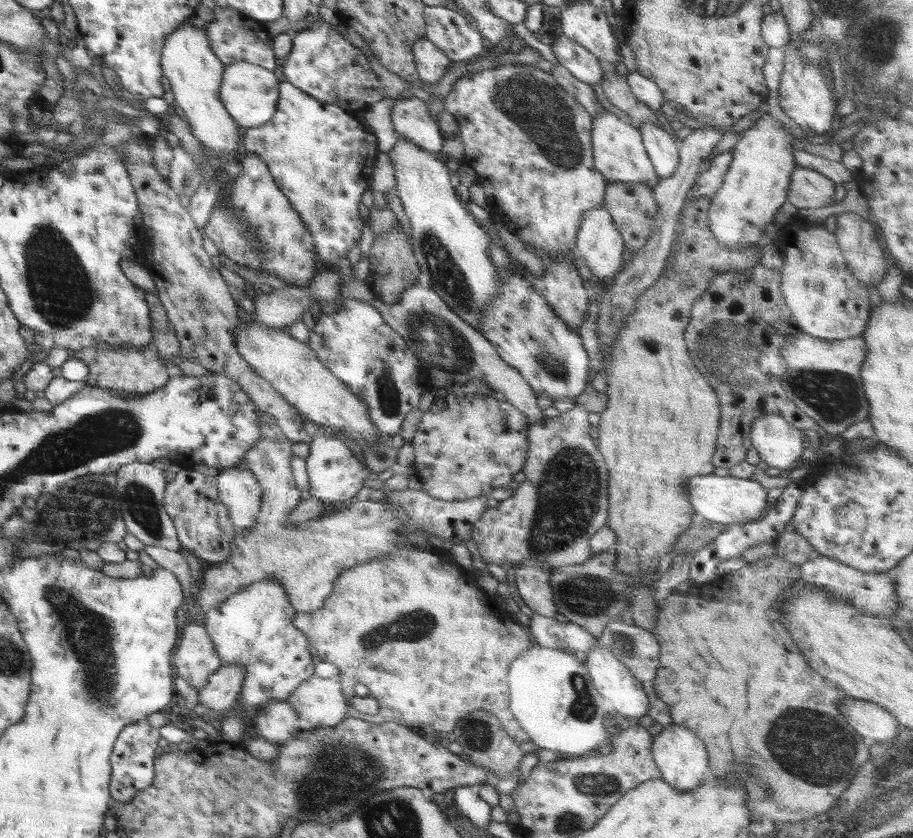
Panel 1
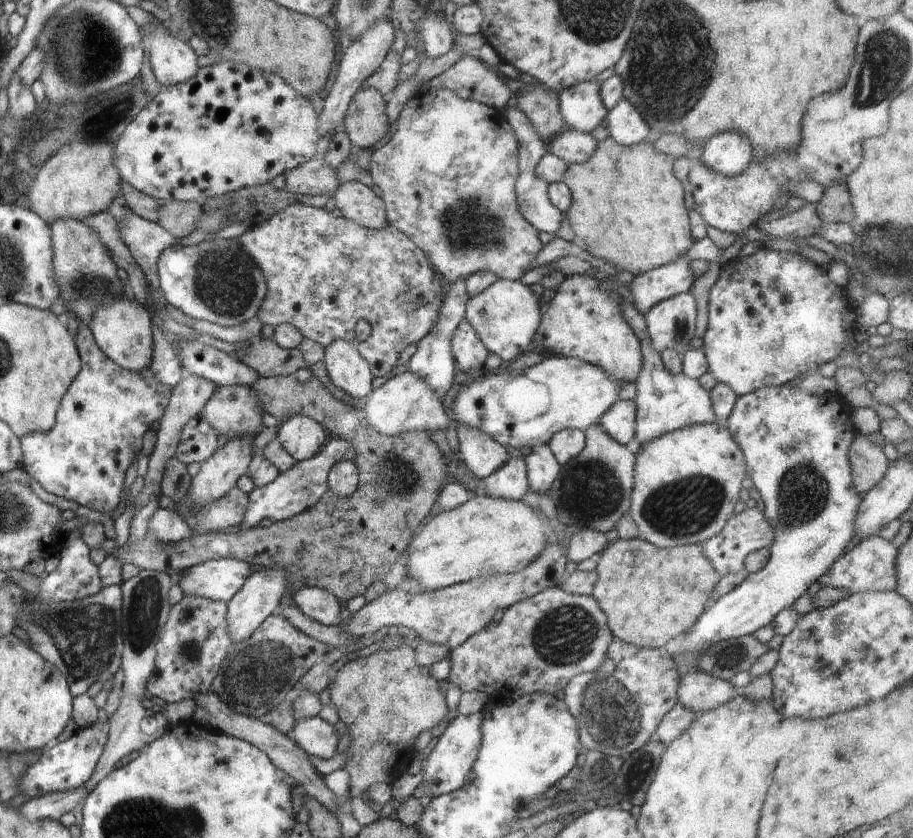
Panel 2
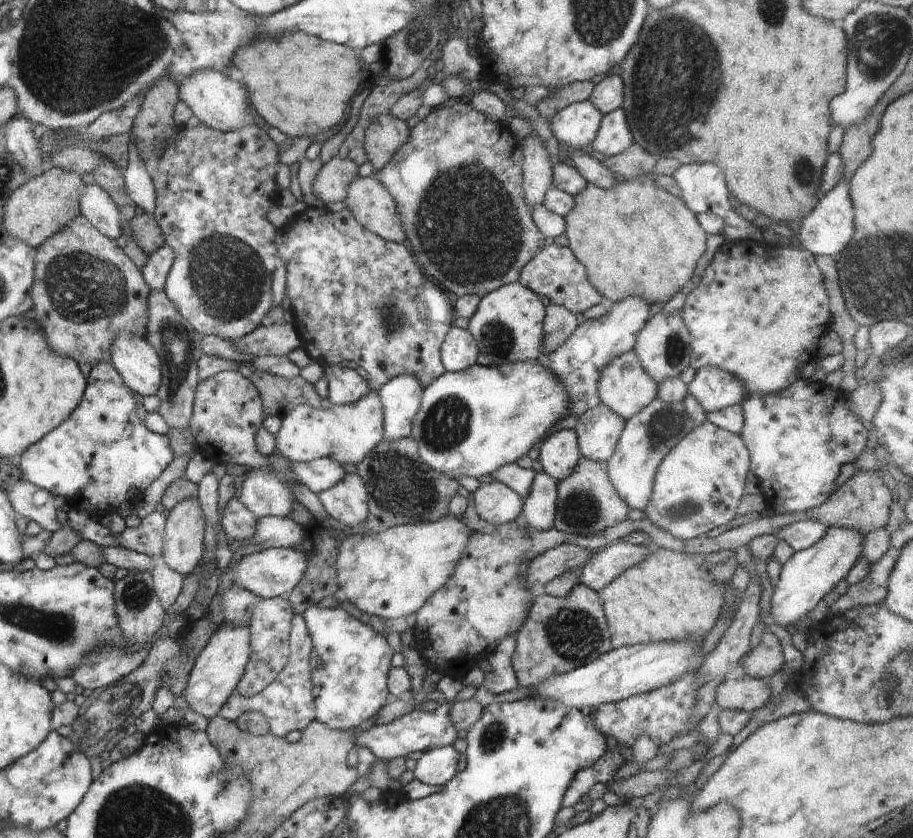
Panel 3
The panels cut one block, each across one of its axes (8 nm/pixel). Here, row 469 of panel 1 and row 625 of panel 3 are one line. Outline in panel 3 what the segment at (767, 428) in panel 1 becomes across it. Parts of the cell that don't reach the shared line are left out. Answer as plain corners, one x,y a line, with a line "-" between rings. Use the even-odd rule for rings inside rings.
840,526
828,527
826,534
807,549
795,553
781,566
780,578
772,596
765,602
776,624
792,629
795,622
807,615
862,557
864,534

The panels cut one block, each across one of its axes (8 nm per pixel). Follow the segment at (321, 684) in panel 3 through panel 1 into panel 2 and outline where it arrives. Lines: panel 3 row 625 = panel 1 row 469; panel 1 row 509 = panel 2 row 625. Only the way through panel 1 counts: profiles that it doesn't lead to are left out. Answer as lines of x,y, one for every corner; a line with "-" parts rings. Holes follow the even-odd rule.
312,586
301,589
292,596
295,606
319,624
339,625
341,607
338,600
328,591

